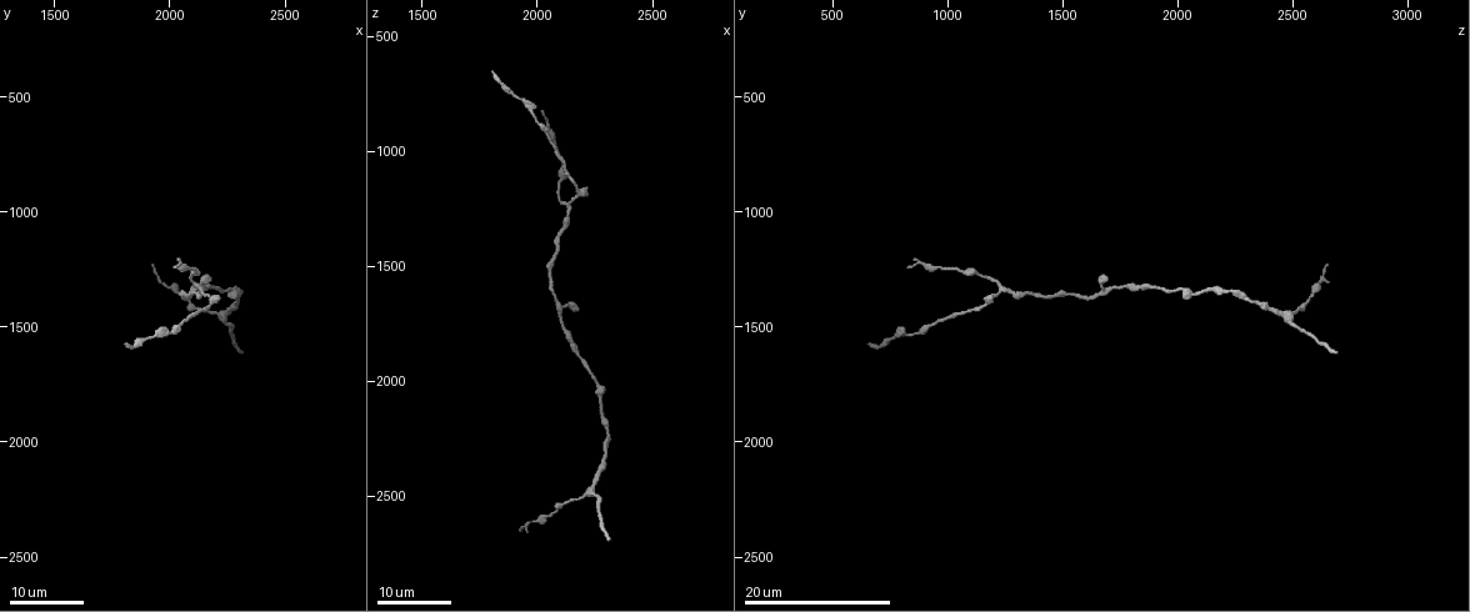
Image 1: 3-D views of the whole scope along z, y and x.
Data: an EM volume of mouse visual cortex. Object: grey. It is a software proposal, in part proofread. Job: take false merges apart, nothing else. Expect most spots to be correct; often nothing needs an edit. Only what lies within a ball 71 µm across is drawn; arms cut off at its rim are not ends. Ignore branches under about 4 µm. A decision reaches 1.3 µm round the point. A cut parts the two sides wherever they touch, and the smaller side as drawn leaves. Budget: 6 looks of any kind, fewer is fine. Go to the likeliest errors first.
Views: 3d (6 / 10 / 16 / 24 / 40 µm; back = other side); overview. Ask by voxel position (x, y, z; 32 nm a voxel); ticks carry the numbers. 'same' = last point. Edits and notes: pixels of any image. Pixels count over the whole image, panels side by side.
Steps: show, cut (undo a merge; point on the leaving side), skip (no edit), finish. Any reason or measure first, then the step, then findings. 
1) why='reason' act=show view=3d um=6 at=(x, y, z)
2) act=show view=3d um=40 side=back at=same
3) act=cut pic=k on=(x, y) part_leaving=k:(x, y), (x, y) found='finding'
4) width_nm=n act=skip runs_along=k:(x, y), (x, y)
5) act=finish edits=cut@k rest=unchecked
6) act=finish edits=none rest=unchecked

act=show view=3d um=16 at=(2230, 1480, 2490)

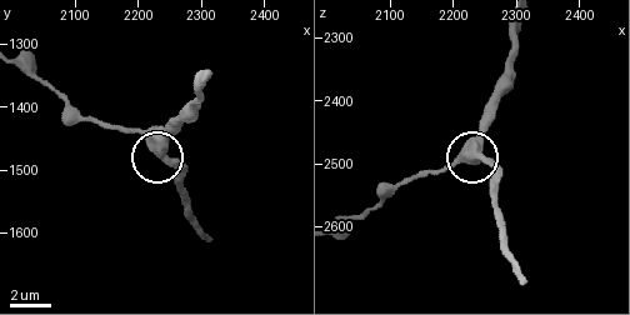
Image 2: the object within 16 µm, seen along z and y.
why='closer look' act=show view=3d um=6 at=(2230, 1470, 2485)

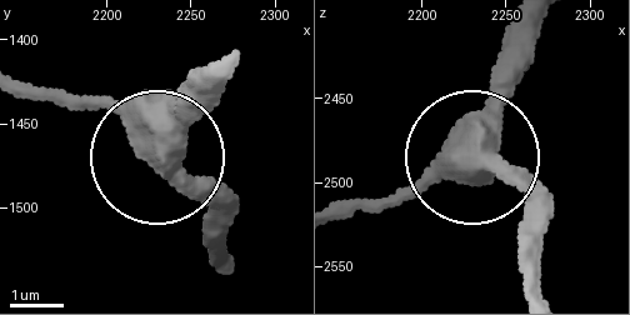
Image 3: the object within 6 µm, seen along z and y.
width_nm=480 act=skip runs_along=3:(211, 69), (154, 140), (216, 230) found='continuous, no second neuron'

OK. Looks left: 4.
why='three-way junction' act=show view=3d um=16 at=(2130, 1350, 1240)

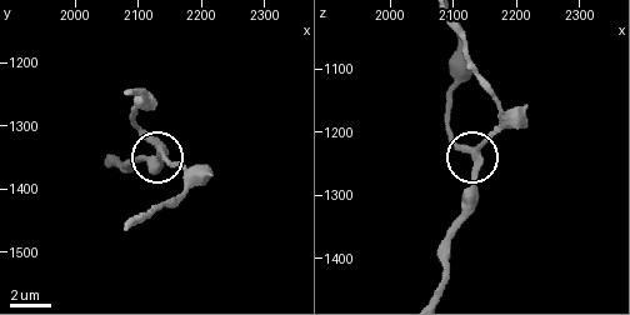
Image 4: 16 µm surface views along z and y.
act=show view=3d um=6 at=(2135, 1335, 1225)

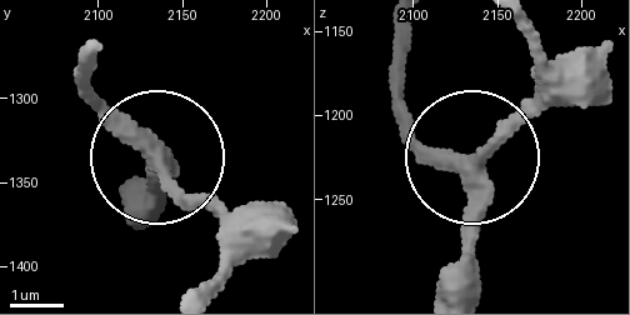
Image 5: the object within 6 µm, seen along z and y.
width_nm=300 act=skip found='all the same neuron'

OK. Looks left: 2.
act=show view=3d um=16 at=(2090, 1330, 1720)

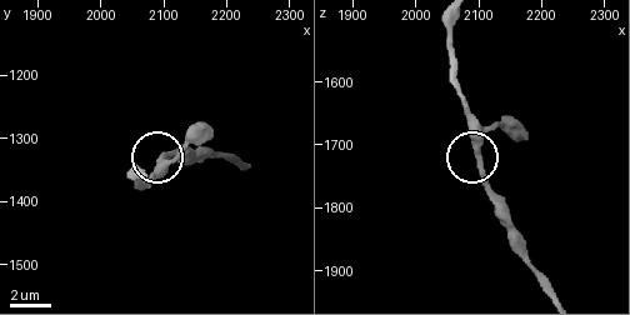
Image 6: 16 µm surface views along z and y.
act=show view=3d um=10 at=same

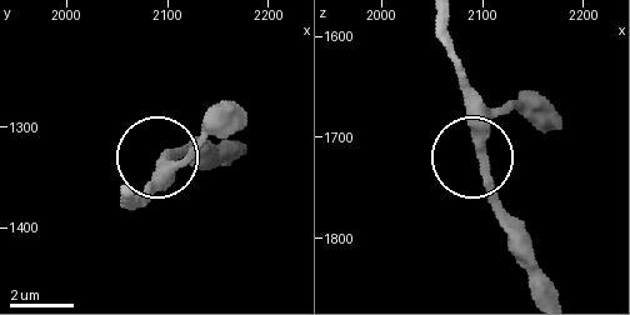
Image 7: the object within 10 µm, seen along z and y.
act=skip runs_along=7:(488, 155), (479, 158), (483, 179), (511, 249) found='one neuron here'

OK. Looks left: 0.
act=finish edits=none rest=unchecked

